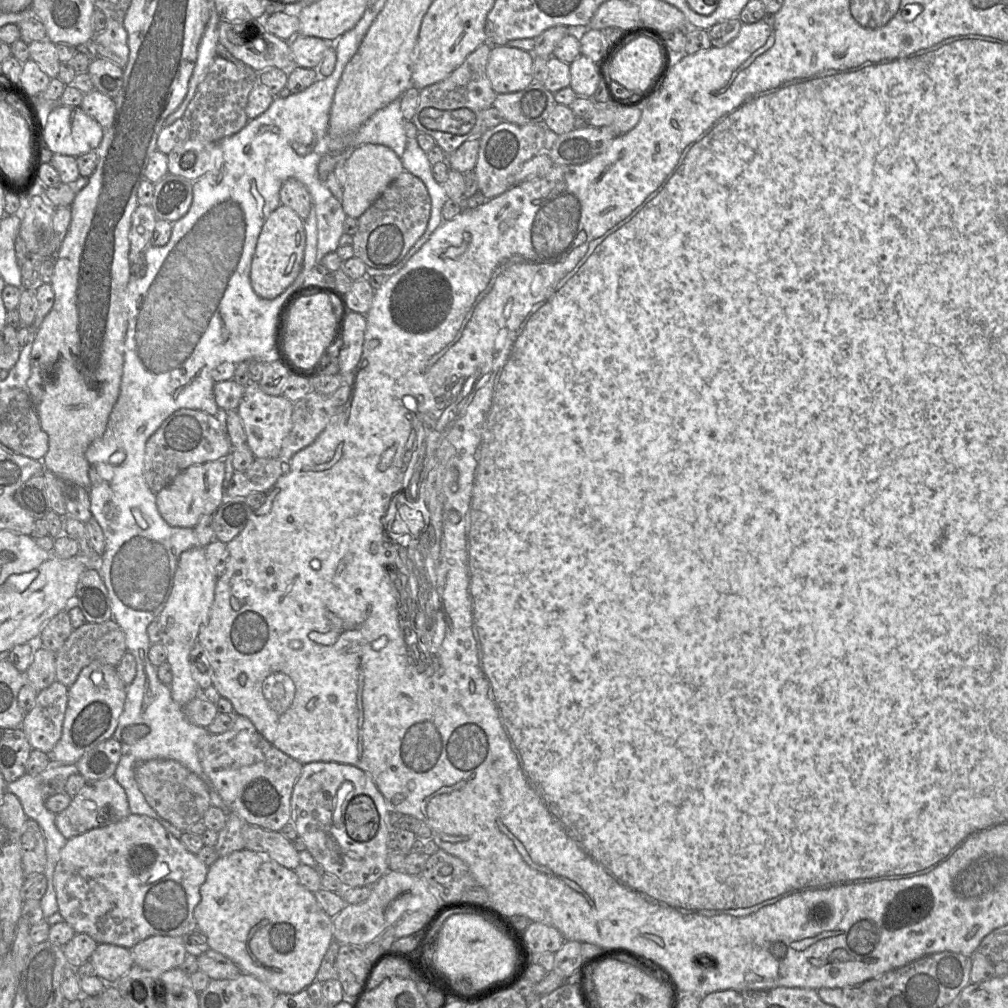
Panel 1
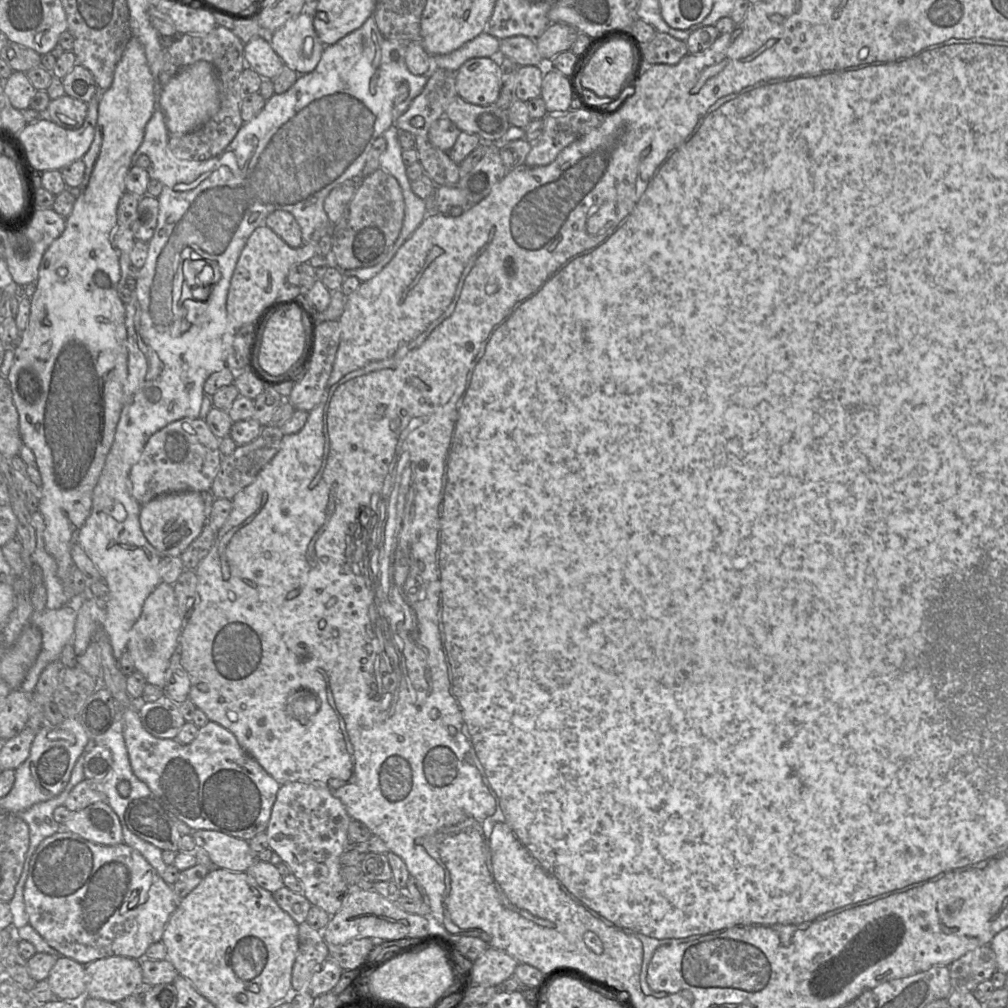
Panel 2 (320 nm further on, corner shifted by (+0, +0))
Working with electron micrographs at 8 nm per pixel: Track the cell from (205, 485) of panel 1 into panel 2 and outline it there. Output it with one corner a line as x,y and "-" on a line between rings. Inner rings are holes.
197,491
168,493
159,495
141,506
139,521
142,532
162,556
180,556
200,535
207,521
205,494
211,493

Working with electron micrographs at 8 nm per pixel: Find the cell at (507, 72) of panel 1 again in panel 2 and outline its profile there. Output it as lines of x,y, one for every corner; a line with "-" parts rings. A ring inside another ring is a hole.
491,57
469,59
456,71
457,95
471,104
494,104
500,95
500,82
500,66

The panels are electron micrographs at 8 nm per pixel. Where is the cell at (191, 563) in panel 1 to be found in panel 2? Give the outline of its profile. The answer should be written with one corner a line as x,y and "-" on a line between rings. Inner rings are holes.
161,582
150,595
146,598
140,617
133,625
126,650
129,652
135,670
140,672
145,678
147,683
156,685
160,688
164,688
165,685
165,674
169,666
169,661
174,652
178,651
179,638
183,628
183,619
179,613
177,601
174,594
173,586
165,582

